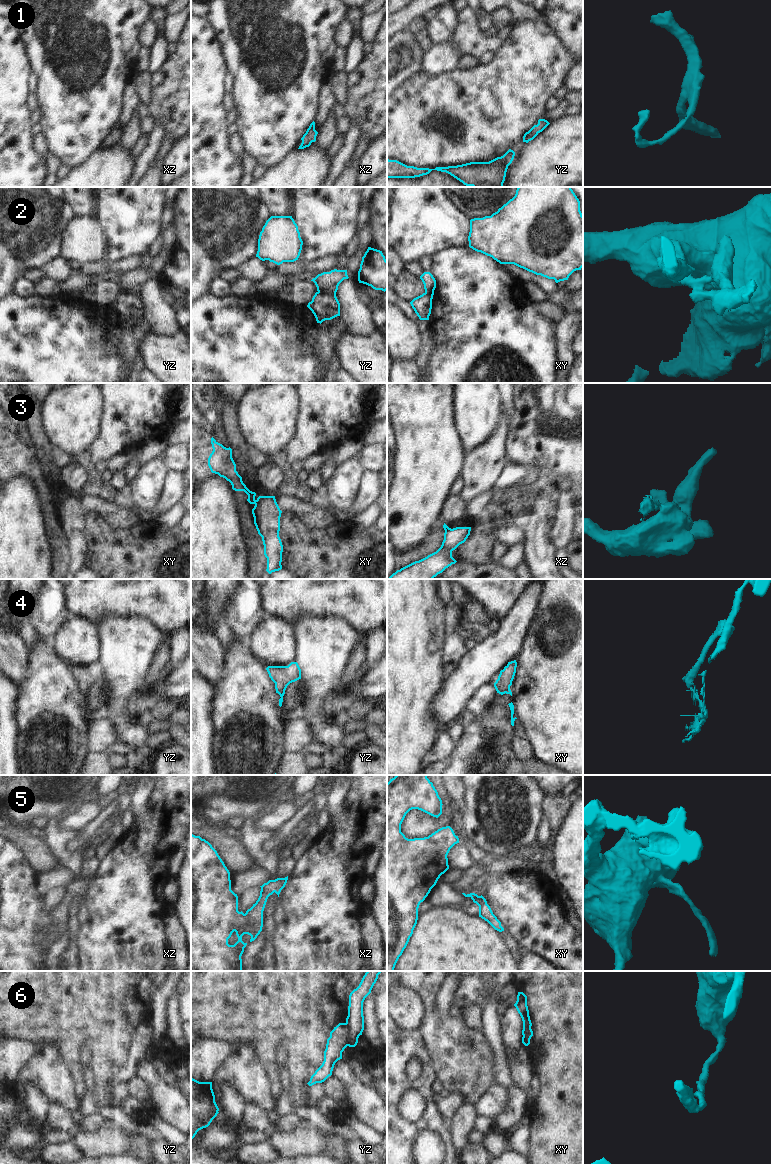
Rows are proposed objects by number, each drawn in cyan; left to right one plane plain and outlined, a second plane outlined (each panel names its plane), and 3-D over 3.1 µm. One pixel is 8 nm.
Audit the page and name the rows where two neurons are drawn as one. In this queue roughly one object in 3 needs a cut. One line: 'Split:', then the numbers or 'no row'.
Split: 2, 3, 4, 6.

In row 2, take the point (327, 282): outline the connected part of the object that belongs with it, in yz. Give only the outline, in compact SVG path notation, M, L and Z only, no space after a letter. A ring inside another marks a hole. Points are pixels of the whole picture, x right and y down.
M331 270L330 272L323 272L318 274L313 281L317 287L318 292L335 294L338 290L339 284L348 279L347 270Z

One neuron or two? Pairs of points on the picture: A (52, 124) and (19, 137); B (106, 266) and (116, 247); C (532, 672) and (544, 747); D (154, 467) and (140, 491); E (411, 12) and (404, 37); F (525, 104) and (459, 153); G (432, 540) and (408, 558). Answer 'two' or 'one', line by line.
A: two
B: two
C: one
D: one
E: two
F: one
G: one

